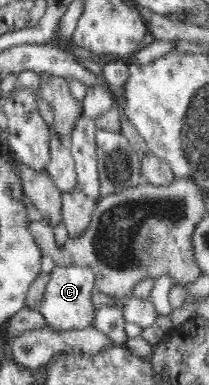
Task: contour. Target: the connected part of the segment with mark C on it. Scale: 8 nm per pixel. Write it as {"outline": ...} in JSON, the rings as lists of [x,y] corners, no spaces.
{"outline":[[[83,265],[55,266],[51,271],[49,283],[45,286],[43,300],[39,302],[39,312],[48,327],[57,331],[85,330],[93,327],[95,321],[95,305],[93,305],[93,290],[95,290],[94,272]]]}

